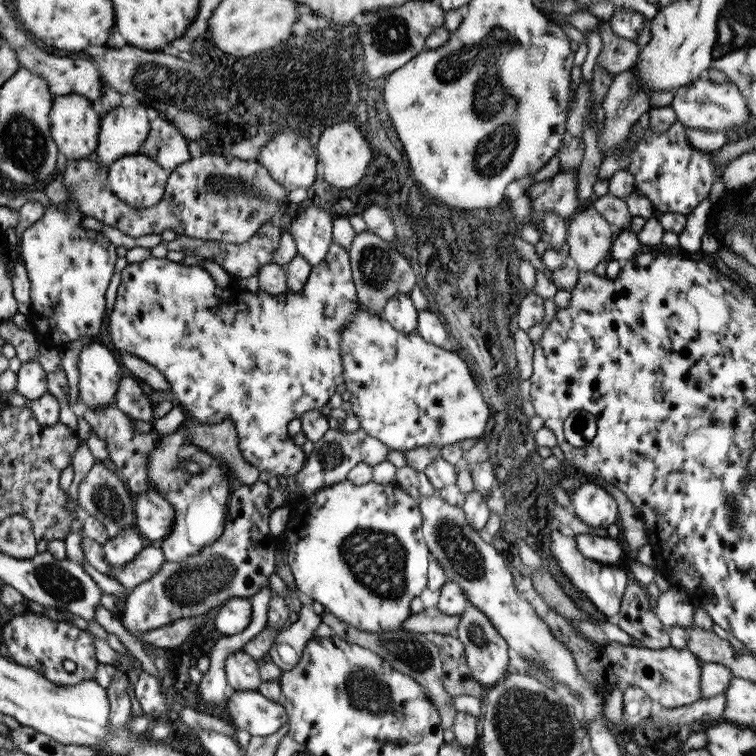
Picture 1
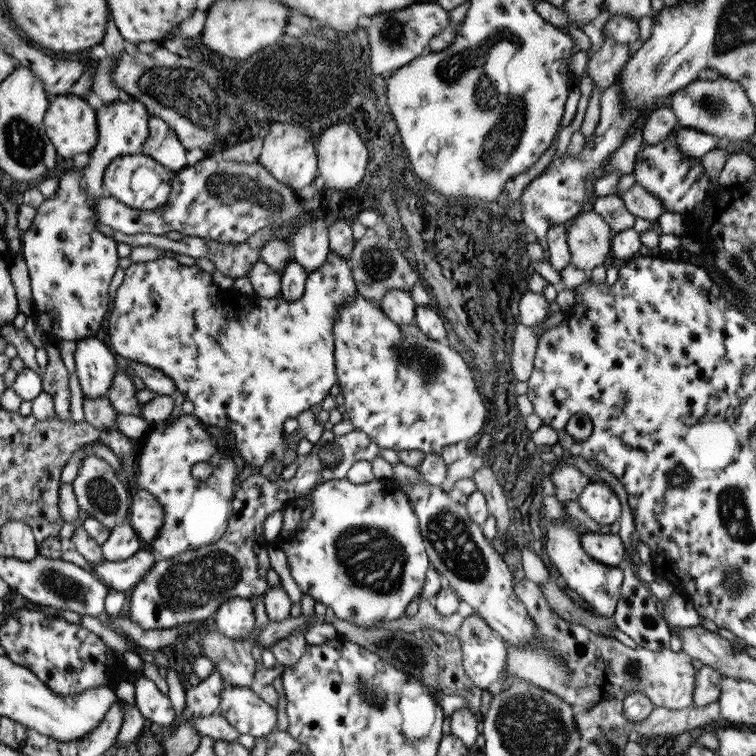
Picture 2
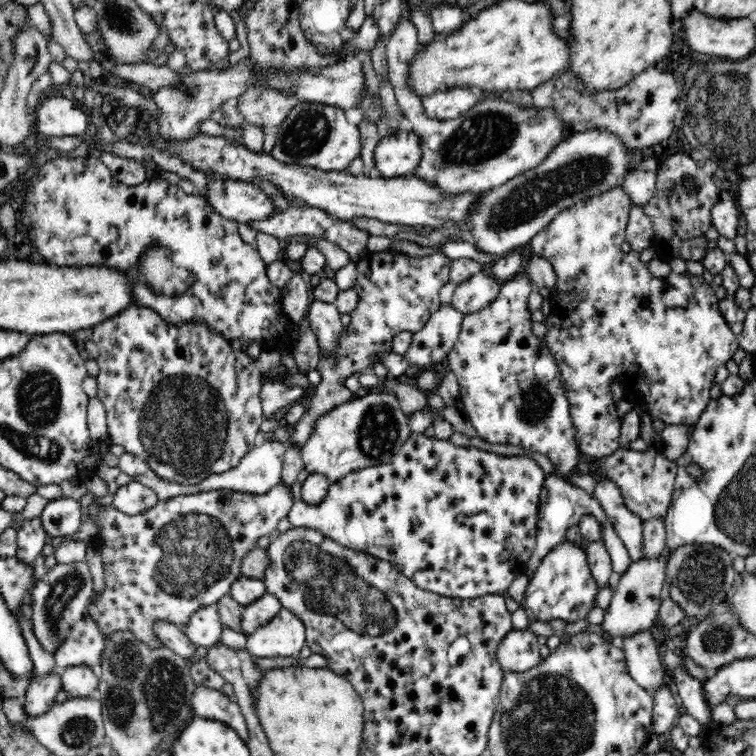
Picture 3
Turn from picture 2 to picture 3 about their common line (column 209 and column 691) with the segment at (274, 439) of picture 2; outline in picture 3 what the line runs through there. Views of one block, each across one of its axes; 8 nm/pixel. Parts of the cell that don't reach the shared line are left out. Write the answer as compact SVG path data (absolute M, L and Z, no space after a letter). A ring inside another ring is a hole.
M613 186L600 194L577 200L570 208L556 214L544 228L540 229L540 232L531 241L532 254L548 260L552 264L556 277L556 282L551 288L550 297L548 298L551 303L550 312L546 316L537 316L544 324L544 328L546 328L546 333L541 339L545 343L545 347L552 353L553 359L556 361L560 371L559 377L562 383L562 390L568 403L570 418L573 424L574 443L578 443L576 444L576 449L588 458L610 456L610 454L619 449L620 444L618 440L620 438L621 419L616 411L617 404L614 403L614 398L612 397L612 386L616 382L620 383L628 392L634 393L636 391L641 394L653 420L661 420L665 425L682 424L692 427L697 423L700 415L713 399L710 390L715 385L714 380L716 380L717 368L720 368L722 364L726 364L730 358L733 358L733 354L737 349L734 342L735 335L730 331L718 309L718 298L715 296L713 284L708 284L704 280L695 281L693 276L685 277L673 274L673 272L667 278L655 278L649 272L648 264L640 258L638 251L632 249L629 252L623 252L620 249L620 245L625 241L625 230L631 204L630 196L628 196L628 193L624 191L622 186Z

